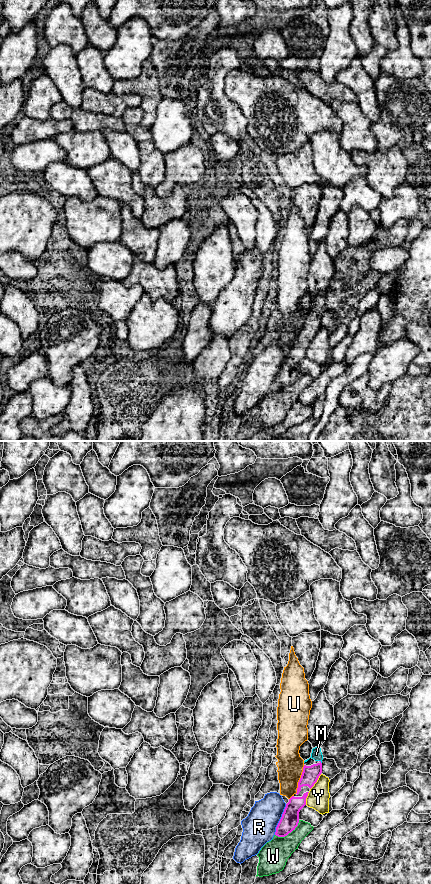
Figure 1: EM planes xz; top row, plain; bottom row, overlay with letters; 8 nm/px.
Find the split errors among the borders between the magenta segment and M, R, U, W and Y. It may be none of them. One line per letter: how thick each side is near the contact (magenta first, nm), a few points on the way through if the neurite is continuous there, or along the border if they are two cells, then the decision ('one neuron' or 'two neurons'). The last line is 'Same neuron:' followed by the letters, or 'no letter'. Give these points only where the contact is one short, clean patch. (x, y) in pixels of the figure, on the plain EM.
M: 140 nm thick on the magenta side, 90 nm on the other; runs through xz (310, 326), (320, 314), (316, 306); one neuron
R: 150 nm thick on the magenta side, 260 nm on the other; two neurons
U: 140 nm thick on the magenta side, 220 nm on the other; two neurons
W: 150 nm thick on the magenta side, 220 nm on the other; two neurons
Y: 140 nm thick on the magenta side, 180 nm on the other; two neurons
Same neuron: M

